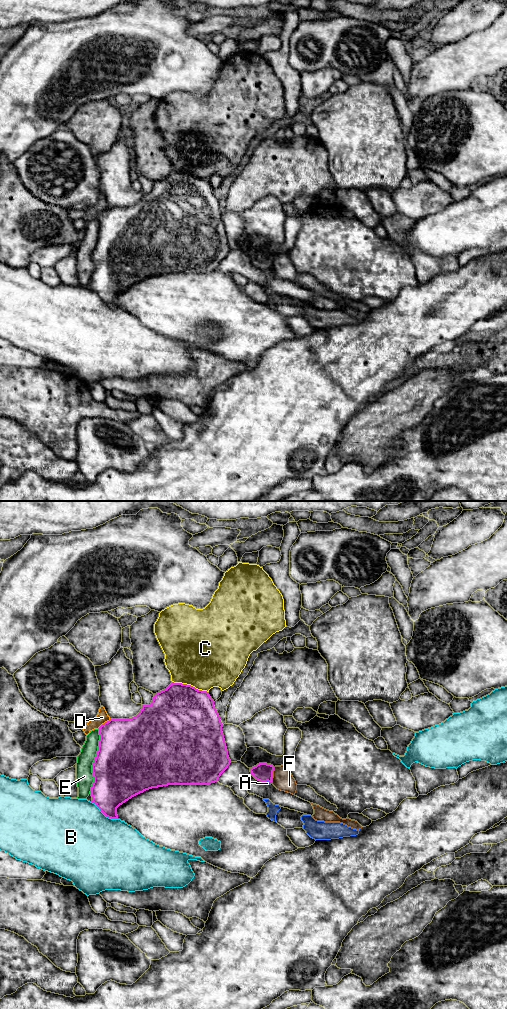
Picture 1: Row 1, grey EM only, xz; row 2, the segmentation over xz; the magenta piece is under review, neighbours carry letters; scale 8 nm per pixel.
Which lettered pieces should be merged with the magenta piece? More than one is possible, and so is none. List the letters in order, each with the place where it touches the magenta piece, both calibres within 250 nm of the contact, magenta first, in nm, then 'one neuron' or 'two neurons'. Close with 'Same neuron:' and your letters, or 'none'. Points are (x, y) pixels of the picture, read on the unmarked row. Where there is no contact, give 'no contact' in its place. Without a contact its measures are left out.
A: meets magenta in xz at (267, 268); 160 nm thick on the magenta side, 30 nm on the other; two neurons
B: meets magenta in xz at (104, 302); 320 nm thick on the magenta side, 500 nm on the other; two neurons
C: meets magenta in xz at (190, 173); 480 nm thick on the magenta side, 500 nm on the other; two neurons
D: meets magenta in xz at (105, 210); 440 nm thick on the magenta side, 90 nm on the other; two neurons
E: meets magenta in xz at (94, 248); 500 nm thick on the magenta side, 140 nm on the other; two neurons
F: meets magenta in xz at (272, 262); 160 nm thick on the magenta side, 160 nm on the other; two neurons
Same neuron: none

